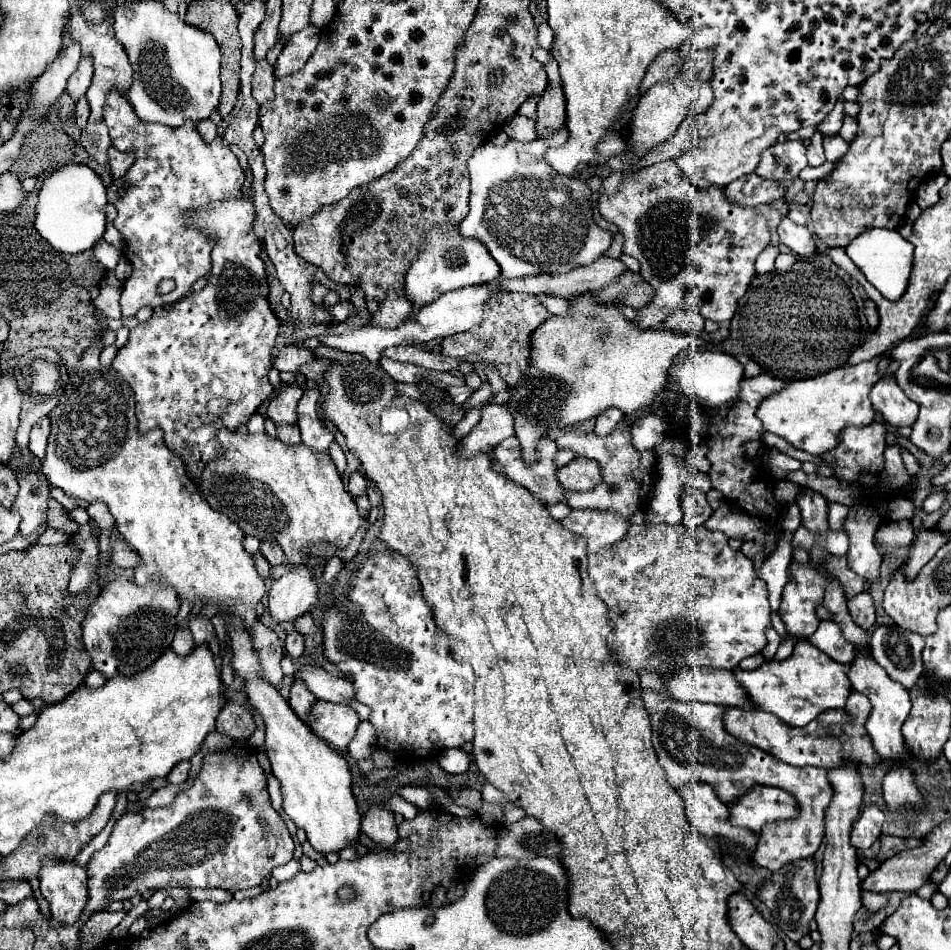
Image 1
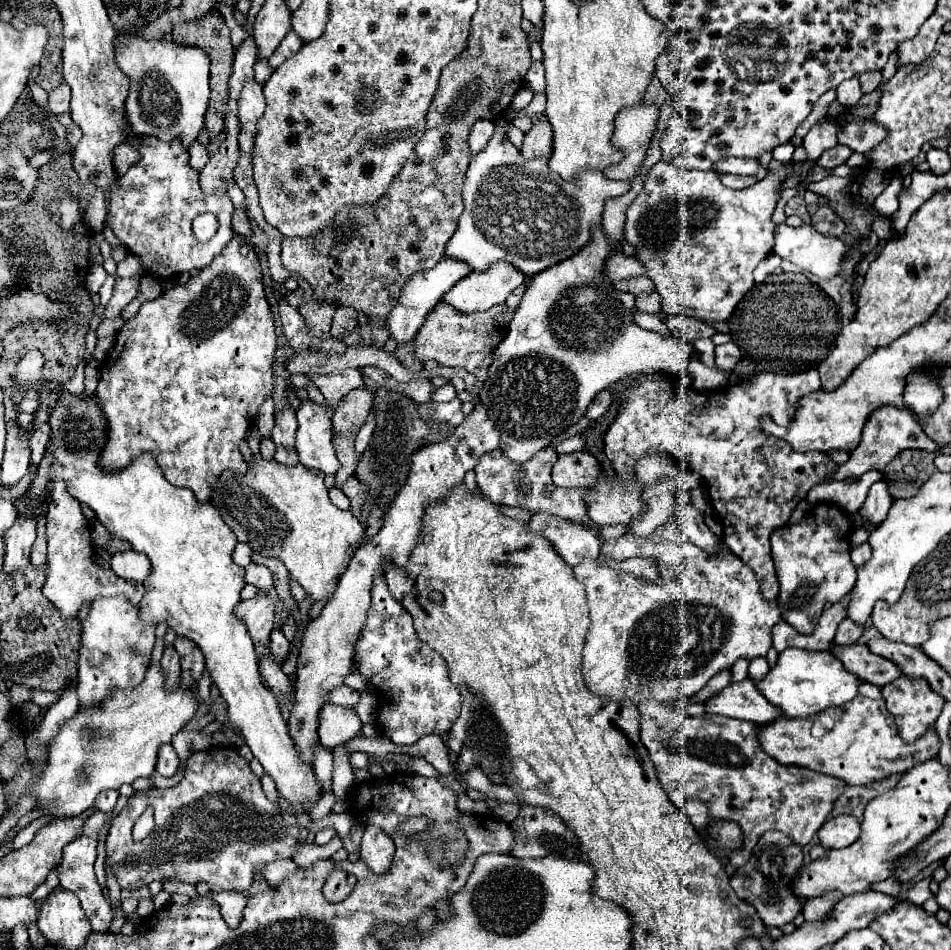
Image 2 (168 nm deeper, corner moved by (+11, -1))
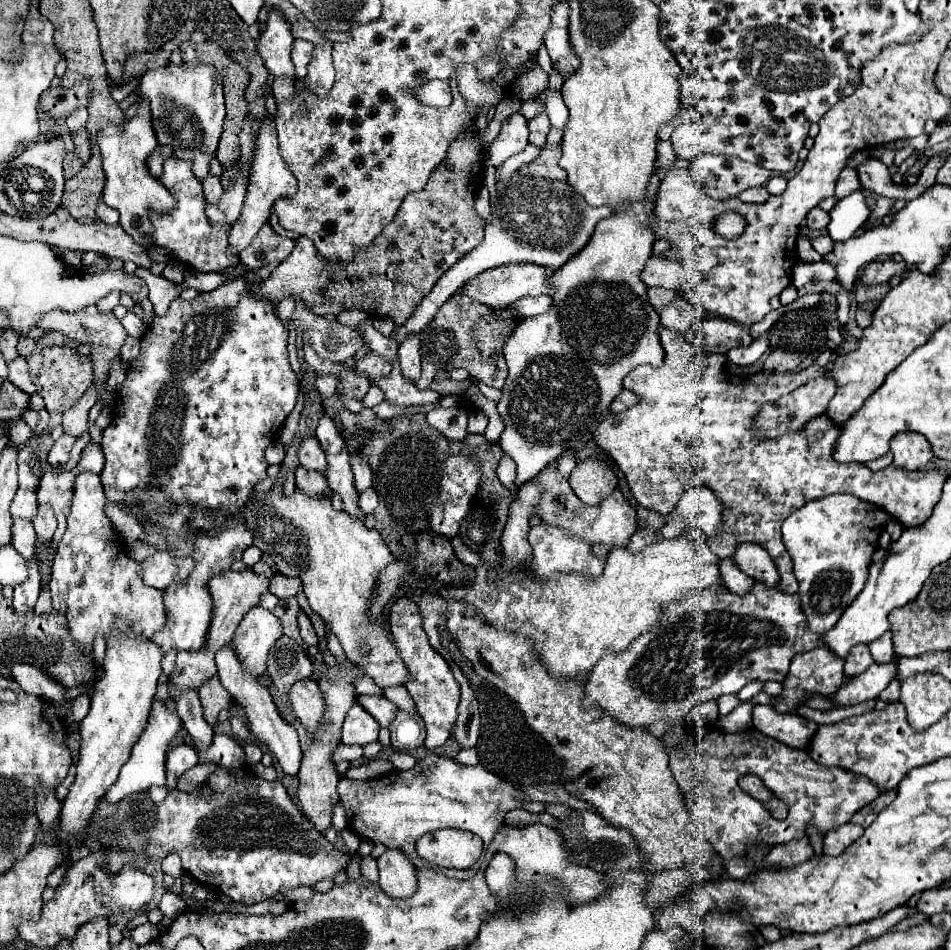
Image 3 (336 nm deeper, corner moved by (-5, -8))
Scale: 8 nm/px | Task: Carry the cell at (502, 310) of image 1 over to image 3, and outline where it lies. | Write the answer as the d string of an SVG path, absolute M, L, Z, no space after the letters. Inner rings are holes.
M464 293L450 297L436 313L436 317L426 325L426 329L420 333L422 339L422 377L416 381L416 385L420 389L426 389L428 383L432 383L434 375L442 369L456 369L462 367L470 373L470 377L474 381L482 381L490 387L502 389L504 381L506 381L506 361L502 359L502 355L490 355L490 357L482 357L476 339L474 339L474 325L478 319L486 319L486 317L496 317L498 313L486 305L480 305L476 301L472 301L470 297L466 297Z

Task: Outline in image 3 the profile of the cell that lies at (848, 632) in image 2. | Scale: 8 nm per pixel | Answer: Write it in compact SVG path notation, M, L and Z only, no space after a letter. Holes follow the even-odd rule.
M858 643L850 649L848 657L846 657L846 665L844 665L844 675L846 677L854 677L854 675L860 675L864 669L868 669L870 665L874 663L870 651L868 651L868 645L864 643Z

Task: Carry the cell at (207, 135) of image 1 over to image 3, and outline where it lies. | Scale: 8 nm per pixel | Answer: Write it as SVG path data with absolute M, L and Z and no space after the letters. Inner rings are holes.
M208 173L208 177L204 179L204 197L206 197L206 203L212 203L216 201L216 197L220 197L222 193L222 185L220 185L220 177Z

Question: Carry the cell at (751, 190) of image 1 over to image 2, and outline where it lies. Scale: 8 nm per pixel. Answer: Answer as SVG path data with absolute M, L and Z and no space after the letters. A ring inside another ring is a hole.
M722 174L720 176L720 182L726 186L726 188L750 188L758 182L756 176L732 176L732 174Z

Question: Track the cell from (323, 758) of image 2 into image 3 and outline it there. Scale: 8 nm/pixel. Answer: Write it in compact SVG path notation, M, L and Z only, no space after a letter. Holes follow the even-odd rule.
M338 801L338 805L334 807L334 819L332 819L332 827L340 833L344 827L346 827L346 809L342 805L342 801Z

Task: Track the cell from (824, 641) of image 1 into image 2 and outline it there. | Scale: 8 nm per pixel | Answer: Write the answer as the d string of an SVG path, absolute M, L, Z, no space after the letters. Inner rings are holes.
M866 644L852 646L830 646L830 654L834 654L852 674L856 674L864 682L872 682L884 686L896 678L900 678L902 670L892 660L876 656L868 650Z

